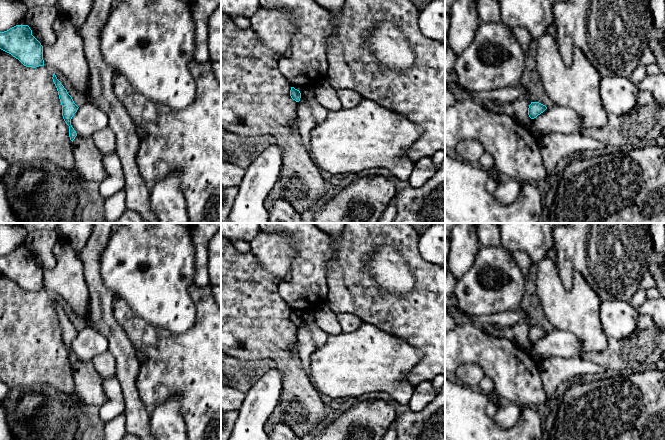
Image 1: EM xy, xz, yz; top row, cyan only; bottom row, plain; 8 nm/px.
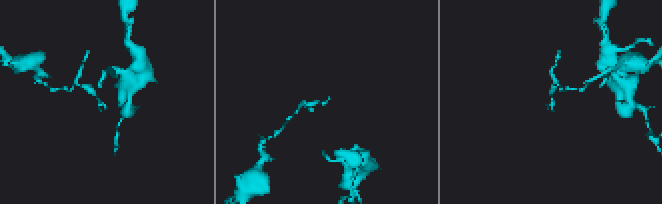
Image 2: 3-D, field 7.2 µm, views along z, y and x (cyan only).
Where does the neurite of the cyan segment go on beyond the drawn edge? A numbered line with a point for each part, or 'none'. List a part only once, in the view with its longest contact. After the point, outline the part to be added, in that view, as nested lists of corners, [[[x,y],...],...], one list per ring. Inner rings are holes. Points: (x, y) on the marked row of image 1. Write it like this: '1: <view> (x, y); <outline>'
none

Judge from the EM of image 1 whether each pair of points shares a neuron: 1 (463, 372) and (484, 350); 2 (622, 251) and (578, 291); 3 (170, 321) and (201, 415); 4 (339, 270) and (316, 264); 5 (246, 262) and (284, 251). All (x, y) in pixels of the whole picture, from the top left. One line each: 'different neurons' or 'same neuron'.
1: different neurons
2: different neurons
3: different neurons
4: different neurons
5: different neurons

